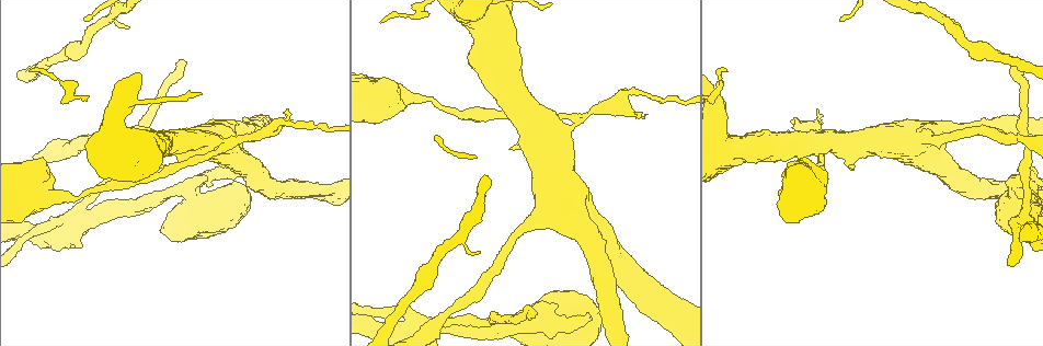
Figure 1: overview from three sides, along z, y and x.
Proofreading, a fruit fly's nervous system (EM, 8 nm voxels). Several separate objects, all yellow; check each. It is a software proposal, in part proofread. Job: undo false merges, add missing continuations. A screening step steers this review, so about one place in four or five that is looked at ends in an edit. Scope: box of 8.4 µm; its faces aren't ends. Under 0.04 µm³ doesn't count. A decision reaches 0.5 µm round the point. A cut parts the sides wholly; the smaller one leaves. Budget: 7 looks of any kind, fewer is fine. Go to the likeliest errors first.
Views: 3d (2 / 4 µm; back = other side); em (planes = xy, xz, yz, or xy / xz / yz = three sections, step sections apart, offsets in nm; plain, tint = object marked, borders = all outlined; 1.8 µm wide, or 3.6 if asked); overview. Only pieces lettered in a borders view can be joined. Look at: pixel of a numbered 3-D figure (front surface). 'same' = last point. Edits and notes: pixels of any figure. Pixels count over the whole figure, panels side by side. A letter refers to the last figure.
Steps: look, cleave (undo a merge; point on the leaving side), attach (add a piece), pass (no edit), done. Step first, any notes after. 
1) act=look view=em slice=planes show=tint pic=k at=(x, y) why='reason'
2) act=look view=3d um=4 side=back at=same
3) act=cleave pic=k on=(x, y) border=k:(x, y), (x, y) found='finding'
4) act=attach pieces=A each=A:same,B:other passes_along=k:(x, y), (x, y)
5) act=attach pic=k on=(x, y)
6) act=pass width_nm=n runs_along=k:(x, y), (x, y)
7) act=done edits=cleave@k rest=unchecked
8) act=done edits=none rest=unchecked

act=look view=em slice=planes show=borders pic=1 at=(477, 253) why='free end'

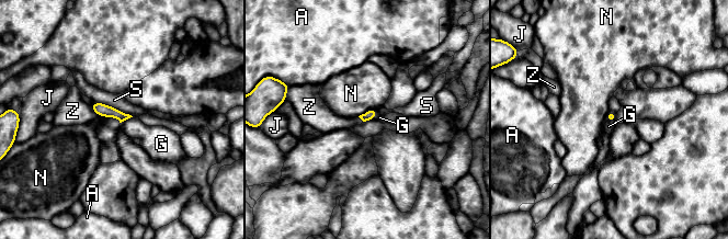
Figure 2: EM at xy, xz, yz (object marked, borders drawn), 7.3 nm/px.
act=pass each=A:other,G:other,J:other,N:other,S:other,Z:other border=2:(133, 116), (121, 123) found='no lettered piece goes on from it'

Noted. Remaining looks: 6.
act=look view=3d um=4 pic=1 at=(398, 104) why='sharp bend'

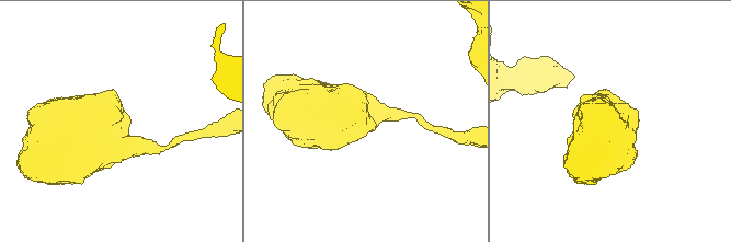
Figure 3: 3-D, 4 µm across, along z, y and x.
act=look view=em slice=xy step=4 show=tint pic=3 at=(361, 124)

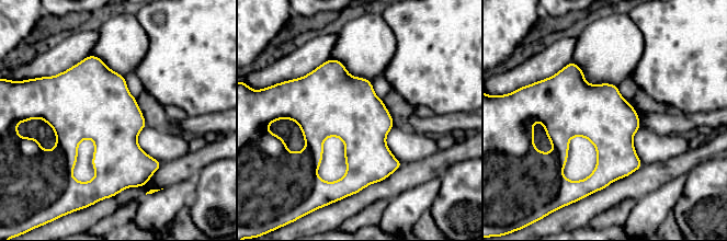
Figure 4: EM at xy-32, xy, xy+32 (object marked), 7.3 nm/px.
act=look view=em slice=yz step=4 show=borders at=same

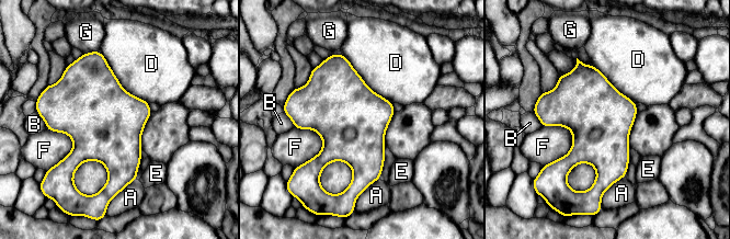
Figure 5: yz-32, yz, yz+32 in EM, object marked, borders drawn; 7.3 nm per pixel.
act=pass each=A:other,B:other,D:other,E:other,F:other,G:other border=5:(567, 127), (570, 149), (546, 164) found='all the same neuron'

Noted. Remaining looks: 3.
act=look view=3d um=4 pic=1 at=(252, 139) why='sudden change in width'

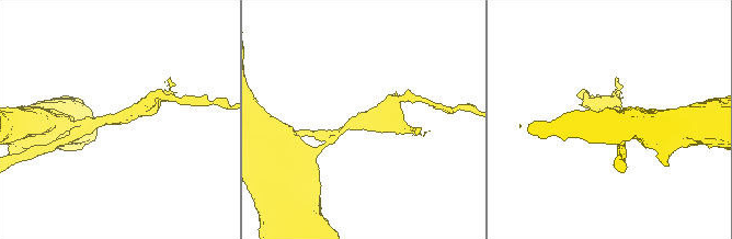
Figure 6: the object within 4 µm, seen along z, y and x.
act=look view=em slice=xy step=8 show=tint pic=6 at=(119, 119)

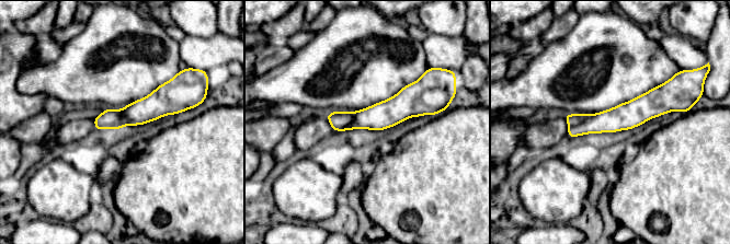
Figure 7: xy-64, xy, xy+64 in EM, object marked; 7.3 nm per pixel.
act=look view=em slice=yz step=8 show=borders at=same

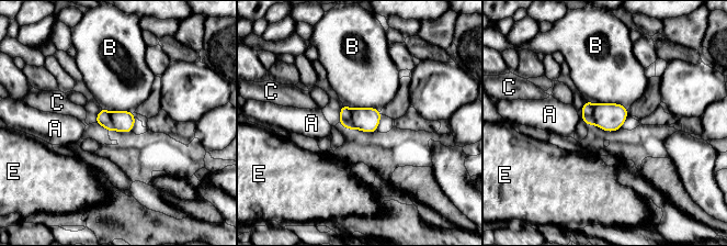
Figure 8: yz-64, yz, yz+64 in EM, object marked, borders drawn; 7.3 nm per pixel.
act=cleave pic=8 on=(609, 116) each=A:other,B:other,C:other,E:other found='two neurons meet here'

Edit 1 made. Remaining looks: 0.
act=done edits=cleave@8 rest=unchecked

